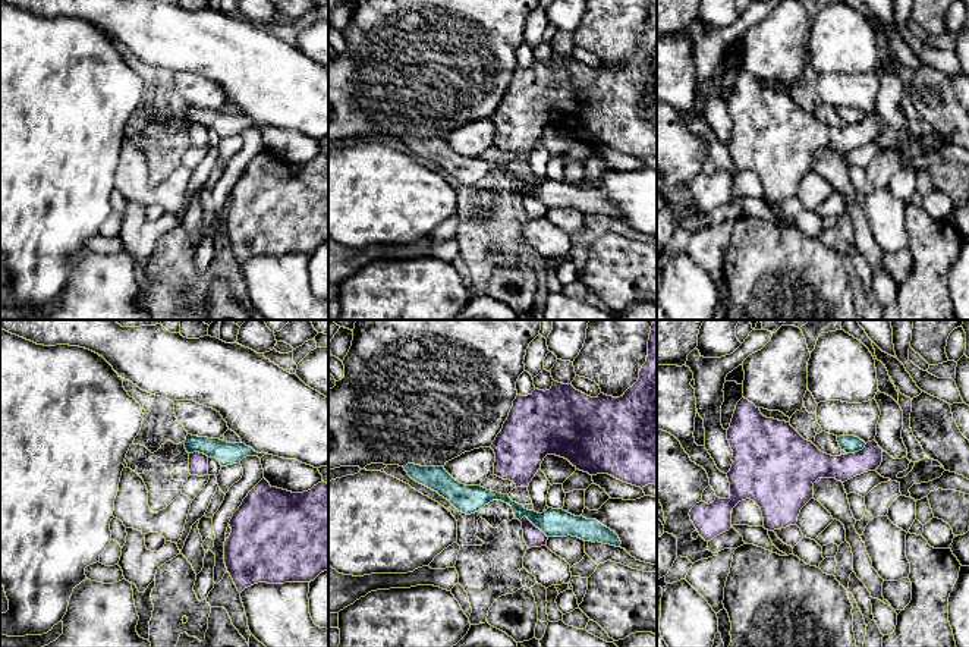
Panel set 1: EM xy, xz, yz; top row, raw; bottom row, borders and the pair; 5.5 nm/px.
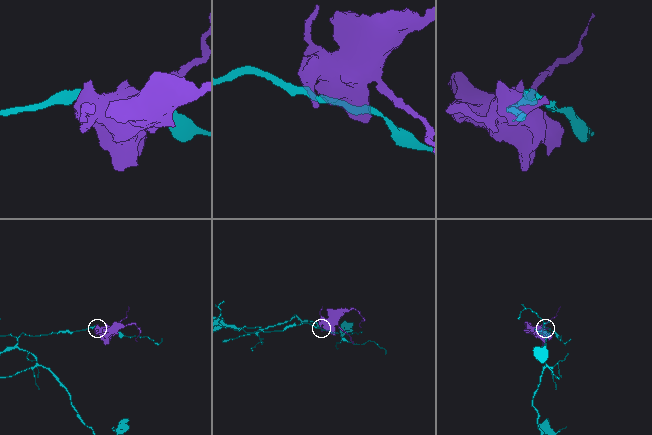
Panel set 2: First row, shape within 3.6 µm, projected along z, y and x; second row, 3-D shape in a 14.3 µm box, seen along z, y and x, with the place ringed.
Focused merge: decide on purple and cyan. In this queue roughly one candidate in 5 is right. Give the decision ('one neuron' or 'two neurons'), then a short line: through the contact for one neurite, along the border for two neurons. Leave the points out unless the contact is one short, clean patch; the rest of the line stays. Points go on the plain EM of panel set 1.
two neurons; line xz (519, 191), (527, 188), (547, 209)

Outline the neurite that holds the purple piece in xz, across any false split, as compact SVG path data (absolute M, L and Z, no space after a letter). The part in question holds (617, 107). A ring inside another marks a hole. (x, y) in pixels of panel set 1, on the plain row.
M651 0L639 50L623 67L591 69L559 53L545 63L517 66L490 119L495 125L494 147L513 153L516 160L529 157L547 126L564 129L589 147L608 145L641 160L657 157L657 0Z

